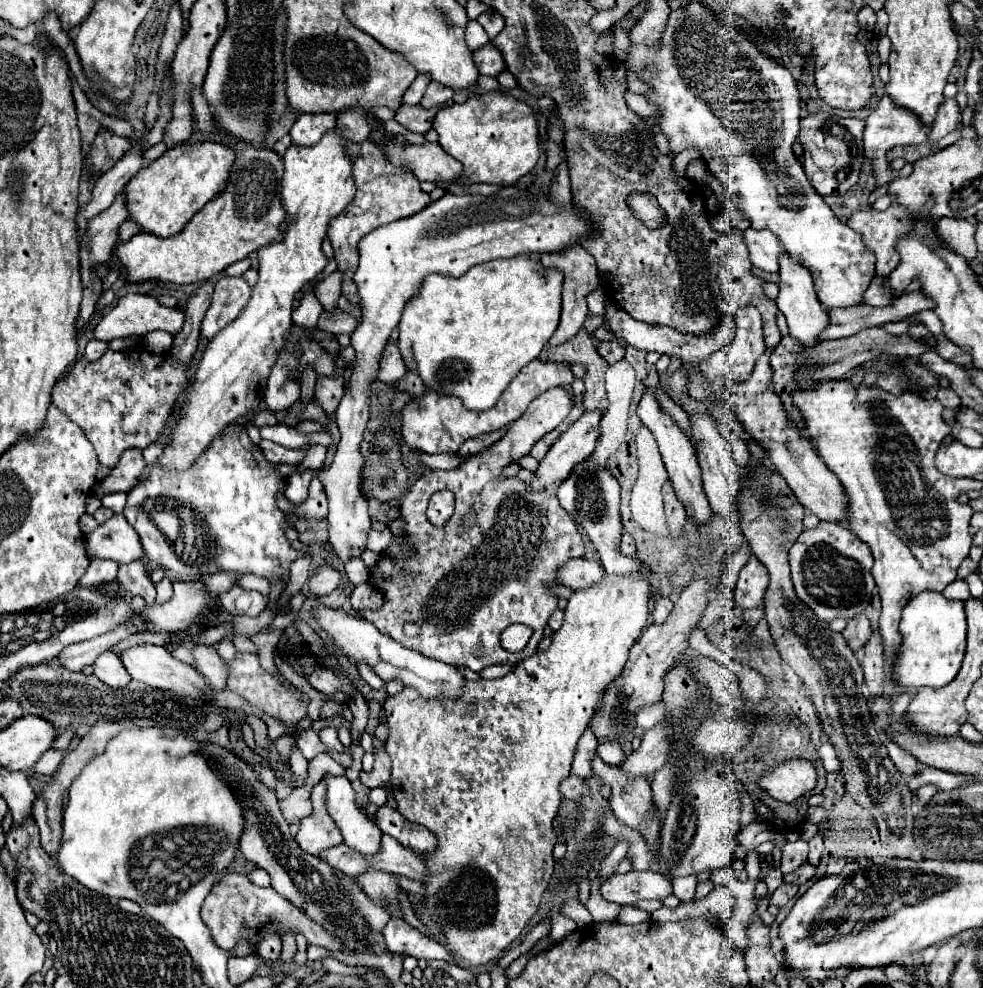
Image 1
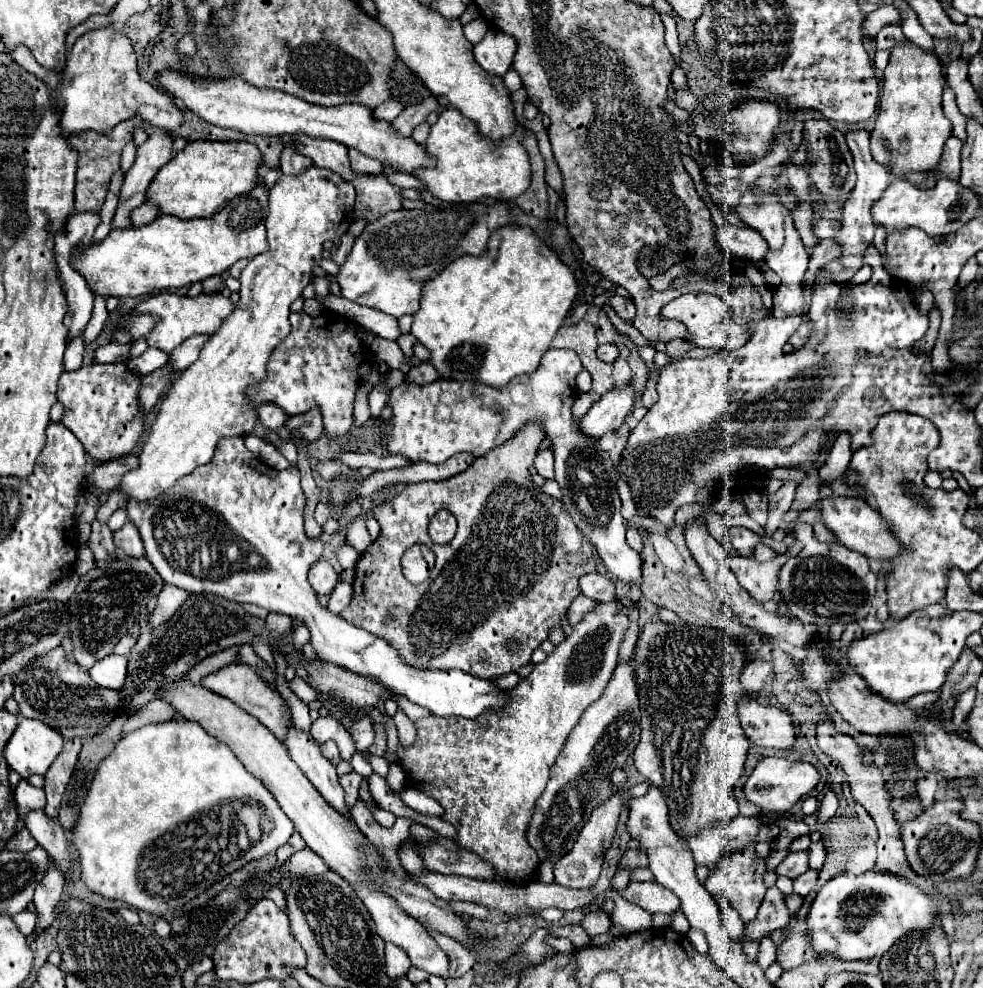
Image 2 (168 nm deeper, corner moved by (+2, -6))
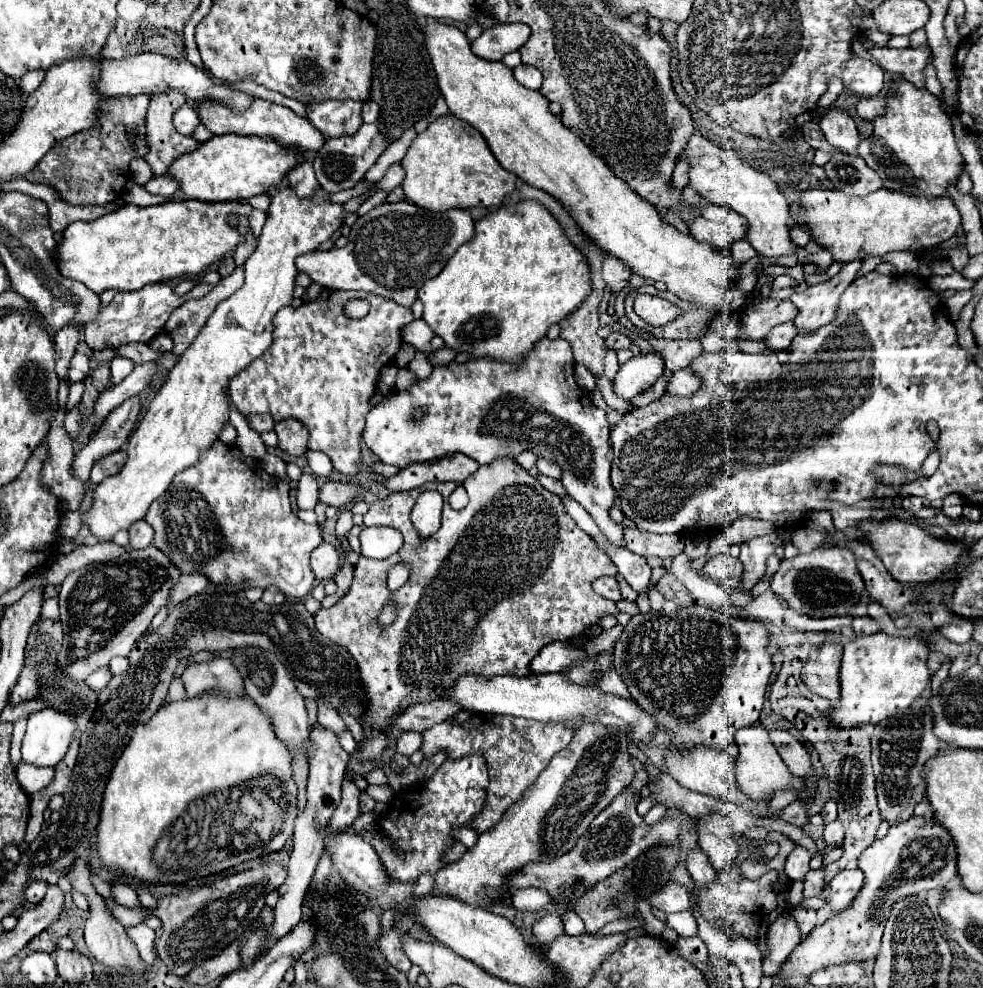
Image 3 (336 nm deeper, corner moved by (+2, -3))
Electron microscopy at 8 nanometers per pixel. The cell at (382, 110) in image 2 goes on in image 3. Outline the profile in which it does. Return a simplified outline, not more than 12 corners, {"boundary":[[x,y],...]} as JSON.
{"boundary":[[366,101],[362,107],[364,123],[376,123],[380,105]]}

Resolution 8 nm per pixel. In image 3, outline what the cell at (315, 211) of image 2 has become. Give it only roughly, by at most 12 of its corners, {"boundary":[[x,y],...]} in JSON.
{"boundary":[[276,185],[244,285],[216,307],[96,485],[92,535],[144,519],[230,415],[272,345],[296,259],[342,223],[322,187]]}

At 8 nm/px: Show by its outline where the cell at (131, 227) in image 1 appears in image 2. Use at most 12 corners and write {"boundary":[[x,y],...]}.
{"boundary":[[150,202],[132,212],[132,224],[150,224],[160,208]]}

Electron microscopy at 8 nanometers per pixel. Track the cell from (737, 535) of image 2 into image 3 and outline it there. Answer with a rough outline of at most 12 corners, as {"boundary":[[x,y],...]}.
{"boundary":[[776,535],[754,537],[740,543],[744,565],[742,589],[750,591],[766,571],[774,553]]}

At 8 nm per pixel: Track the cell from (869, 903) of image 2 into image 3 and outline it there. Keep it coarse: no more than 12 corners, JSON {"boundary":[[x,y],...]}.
{"boundary":[[860,869],[840,871],[828,885],[832,915],[846,911],[864,887]]}

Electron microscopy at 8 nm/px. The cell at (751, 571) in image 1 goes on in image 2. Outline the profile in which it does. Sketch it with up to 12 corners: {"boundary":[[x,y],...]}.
{"boundary":[[799,541],[768,562],[728,556],[728,568],[758,602],[778,594],[778,572]]}

